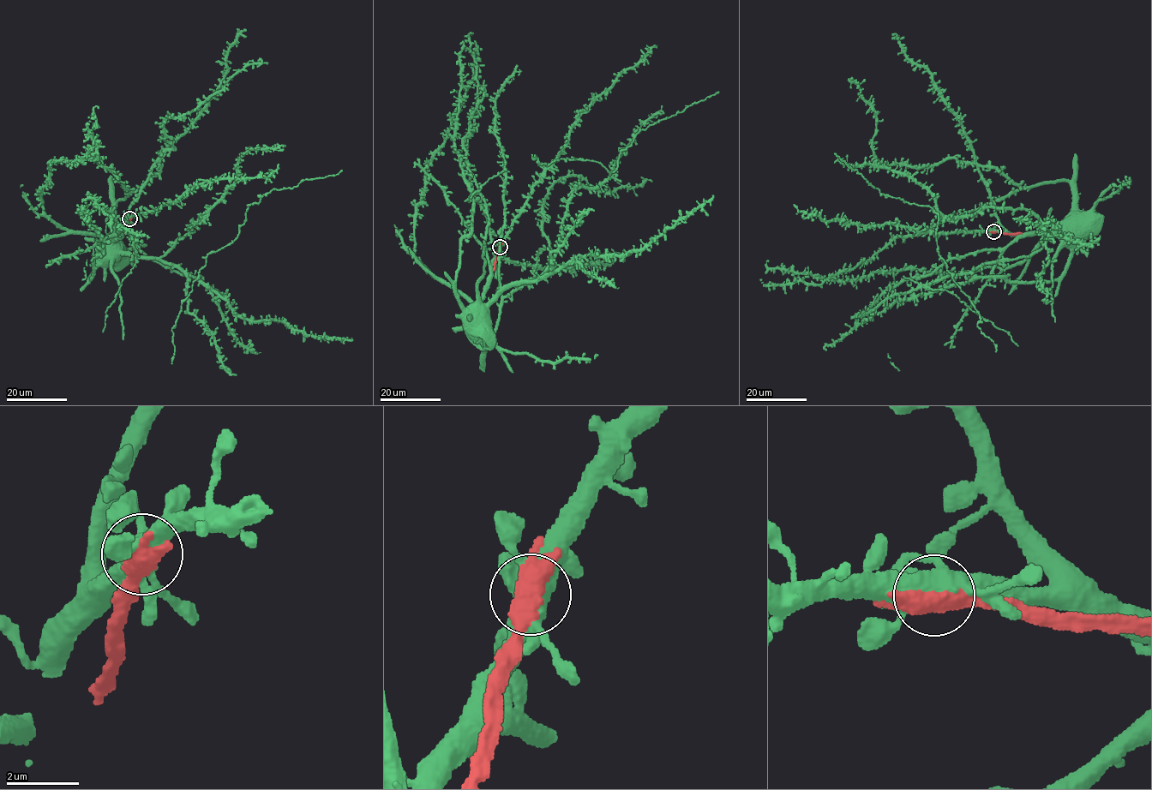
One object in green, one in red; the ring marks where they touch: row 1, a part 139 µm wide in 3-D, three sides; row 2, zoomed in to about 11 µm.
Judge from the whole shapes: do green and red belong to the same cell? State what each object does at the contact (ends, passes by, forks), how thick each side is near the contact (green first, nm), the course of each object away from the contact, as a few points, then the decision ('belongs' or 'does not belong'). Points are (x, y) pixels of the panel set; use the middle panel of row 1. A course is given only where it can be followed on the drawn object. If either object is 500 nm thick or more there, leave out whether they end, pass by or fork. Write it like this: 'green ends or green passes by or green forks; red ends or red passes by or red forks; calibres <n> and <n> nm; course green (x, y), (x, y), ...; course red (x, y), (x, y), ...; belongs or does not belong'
green forks; red forks; calibres 480 and 400 nm; course green (500, 247), (492, 264), (492, 277), (482, 300), (483, 313), (488, 320), (485, 337), (488, 340); course red (500, 247), (493, 271); does not belong

